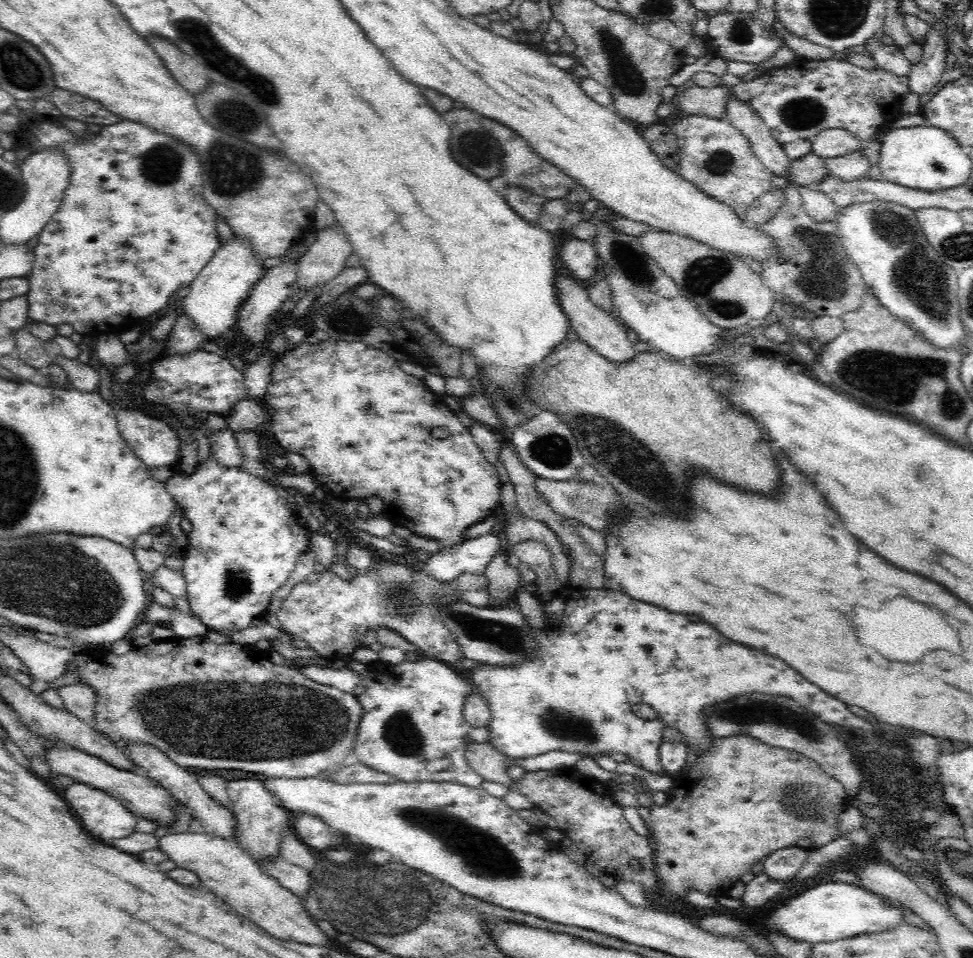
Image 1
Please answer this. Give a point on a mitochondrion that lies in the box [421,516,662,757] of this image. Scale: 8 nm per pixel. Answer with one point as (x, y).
(507, 637)

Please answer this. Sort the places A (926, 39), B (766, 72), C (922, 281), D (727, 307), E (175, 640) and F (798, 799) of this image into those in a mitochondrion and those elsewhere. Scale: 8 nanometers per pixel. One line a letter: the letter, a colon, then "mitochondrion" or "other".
A: other
B: other
C: mitochondrion
D: mitochondrion
E: other
F: mitochondrion

